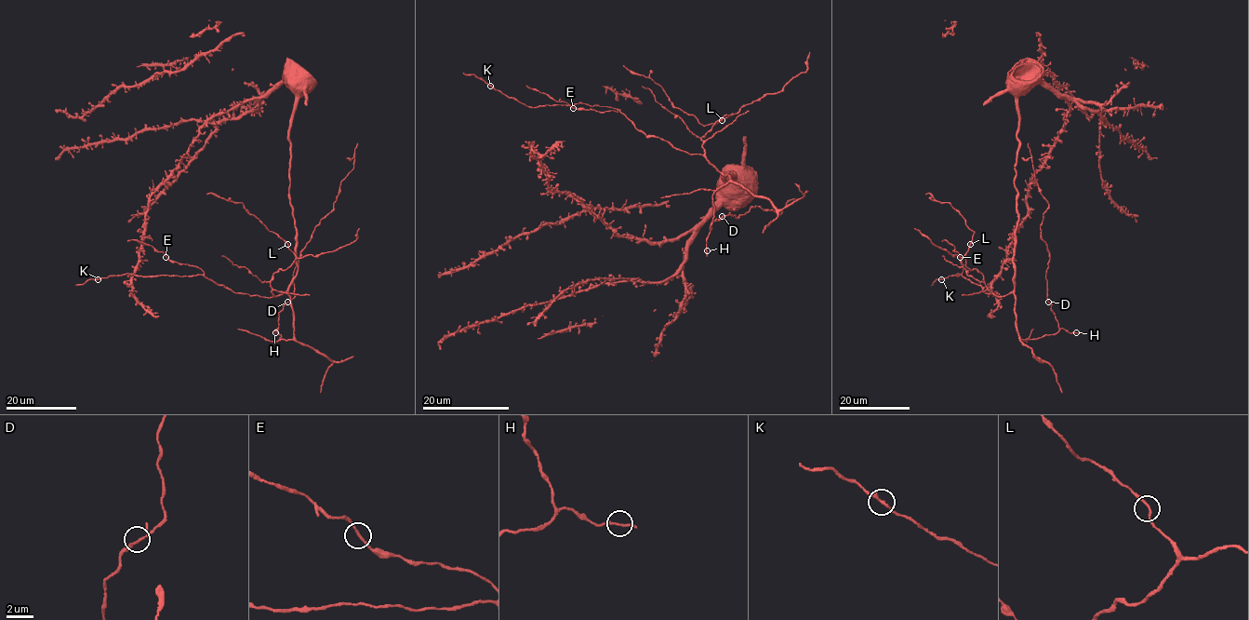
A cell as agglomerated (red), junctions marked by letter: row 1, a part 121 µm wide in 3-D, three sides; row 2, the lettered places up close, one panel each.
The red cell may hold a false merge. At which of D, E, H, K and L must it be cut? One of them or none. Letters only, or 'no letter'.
no letter

